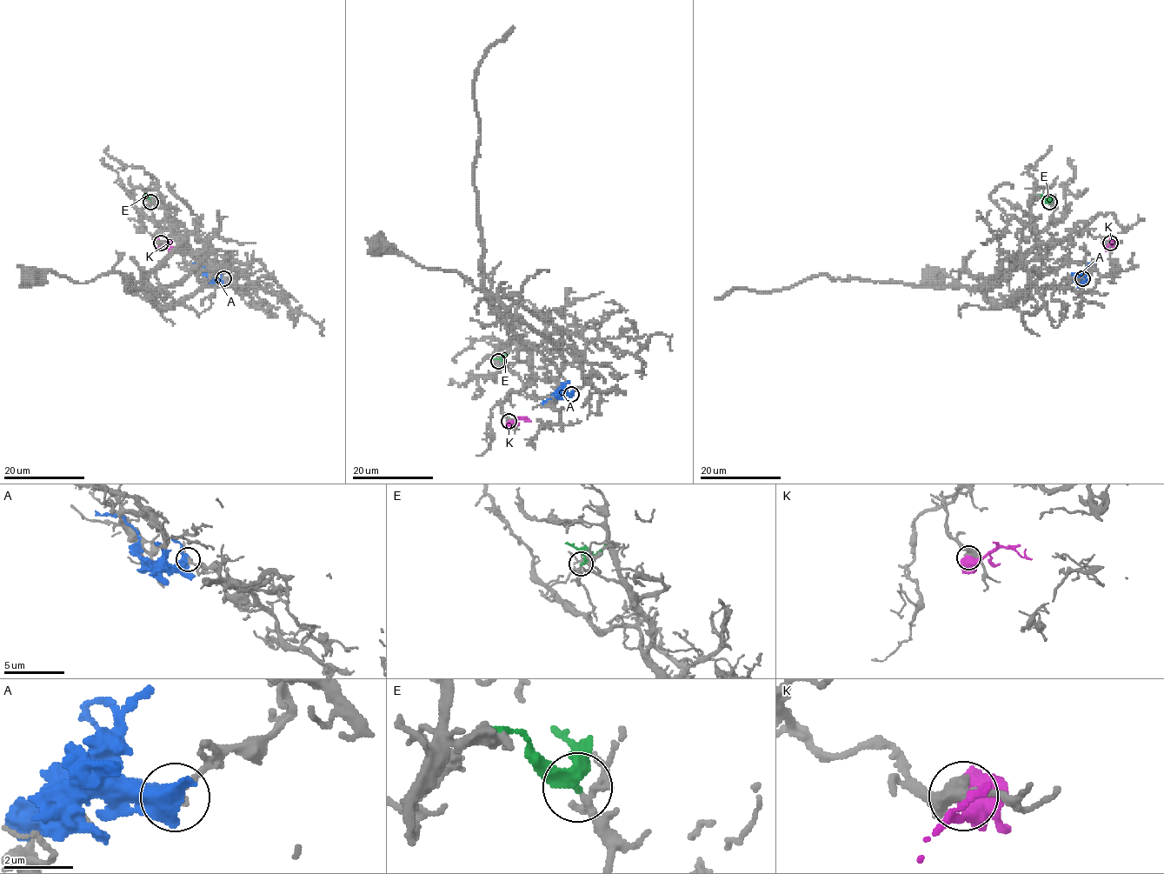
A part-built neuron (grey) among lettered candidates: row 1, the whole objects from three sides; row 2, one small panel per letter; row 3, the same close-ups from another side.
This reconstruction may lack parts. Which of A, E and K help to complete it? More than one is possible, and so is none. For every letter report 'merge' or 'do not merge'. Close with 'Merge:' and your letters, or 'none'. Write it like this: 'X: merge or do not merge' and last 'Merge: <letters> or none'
A: do not merge
E: do not merge
K: do not merge
Merge: none

